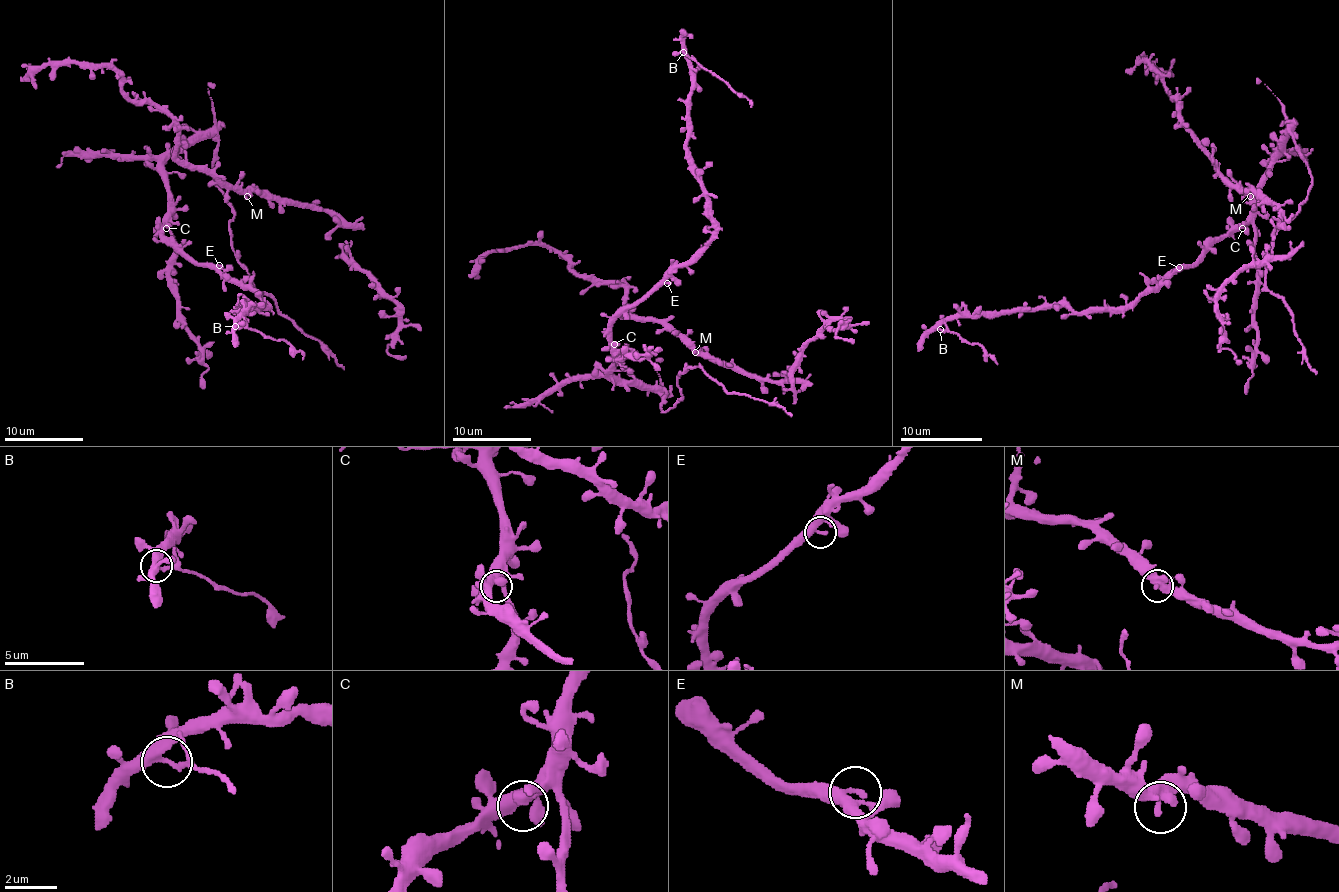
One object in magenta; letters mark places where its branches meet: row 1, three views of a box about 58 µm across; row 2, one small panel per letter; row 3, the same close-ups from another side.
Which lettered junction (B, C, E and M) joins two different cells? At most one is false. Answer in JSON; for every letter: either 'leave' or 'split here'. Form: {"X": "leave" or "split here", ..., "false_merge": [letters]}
{"B": "split here", "C": "leave", "E": "leave", "M": "leave", "false_merge": ["B"]}

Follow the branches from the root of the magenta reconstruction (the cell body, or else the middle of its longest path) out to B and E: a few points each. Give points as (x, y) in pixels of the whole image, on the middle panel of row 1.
B: (612, 344), (612, 322), (683, 267), (714, 231), (710, 198), (687, 147), (691, 58), (683, 52)
E: (612, 344), (612, 322), (643, 296), (667, 283)

